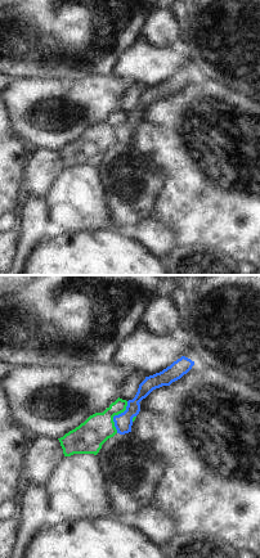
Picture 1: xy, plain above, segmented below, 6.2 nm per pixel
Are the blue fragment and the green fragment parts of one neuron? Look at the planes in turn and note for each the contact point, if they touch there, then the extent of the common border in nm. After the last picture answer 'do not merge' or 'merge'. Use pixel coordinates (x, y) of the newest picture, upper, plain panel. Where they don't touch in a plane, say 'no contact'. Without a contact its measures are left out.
meets blue at (115, 127); contact 220 nm long

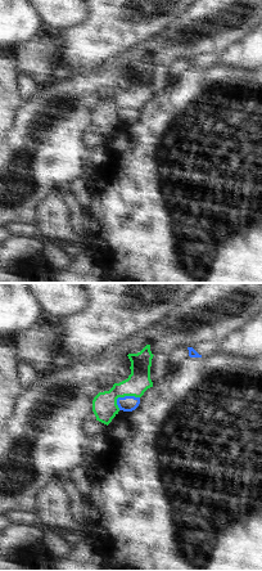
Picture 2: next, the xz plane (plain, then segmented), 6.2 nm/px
meets blue at (125, 108); contact 160 nm long

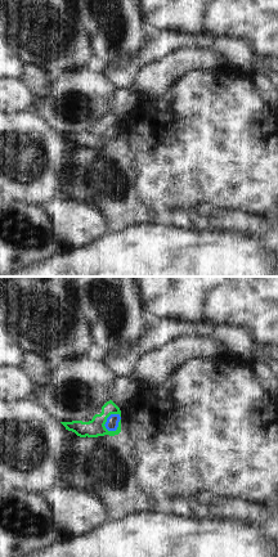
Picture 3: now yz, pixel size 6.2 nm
meets blue at (117, 136); contact 140 nm long

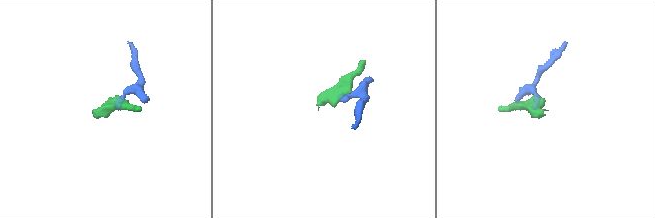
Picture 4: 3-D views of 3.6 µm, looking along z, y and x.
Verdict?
do not merge

